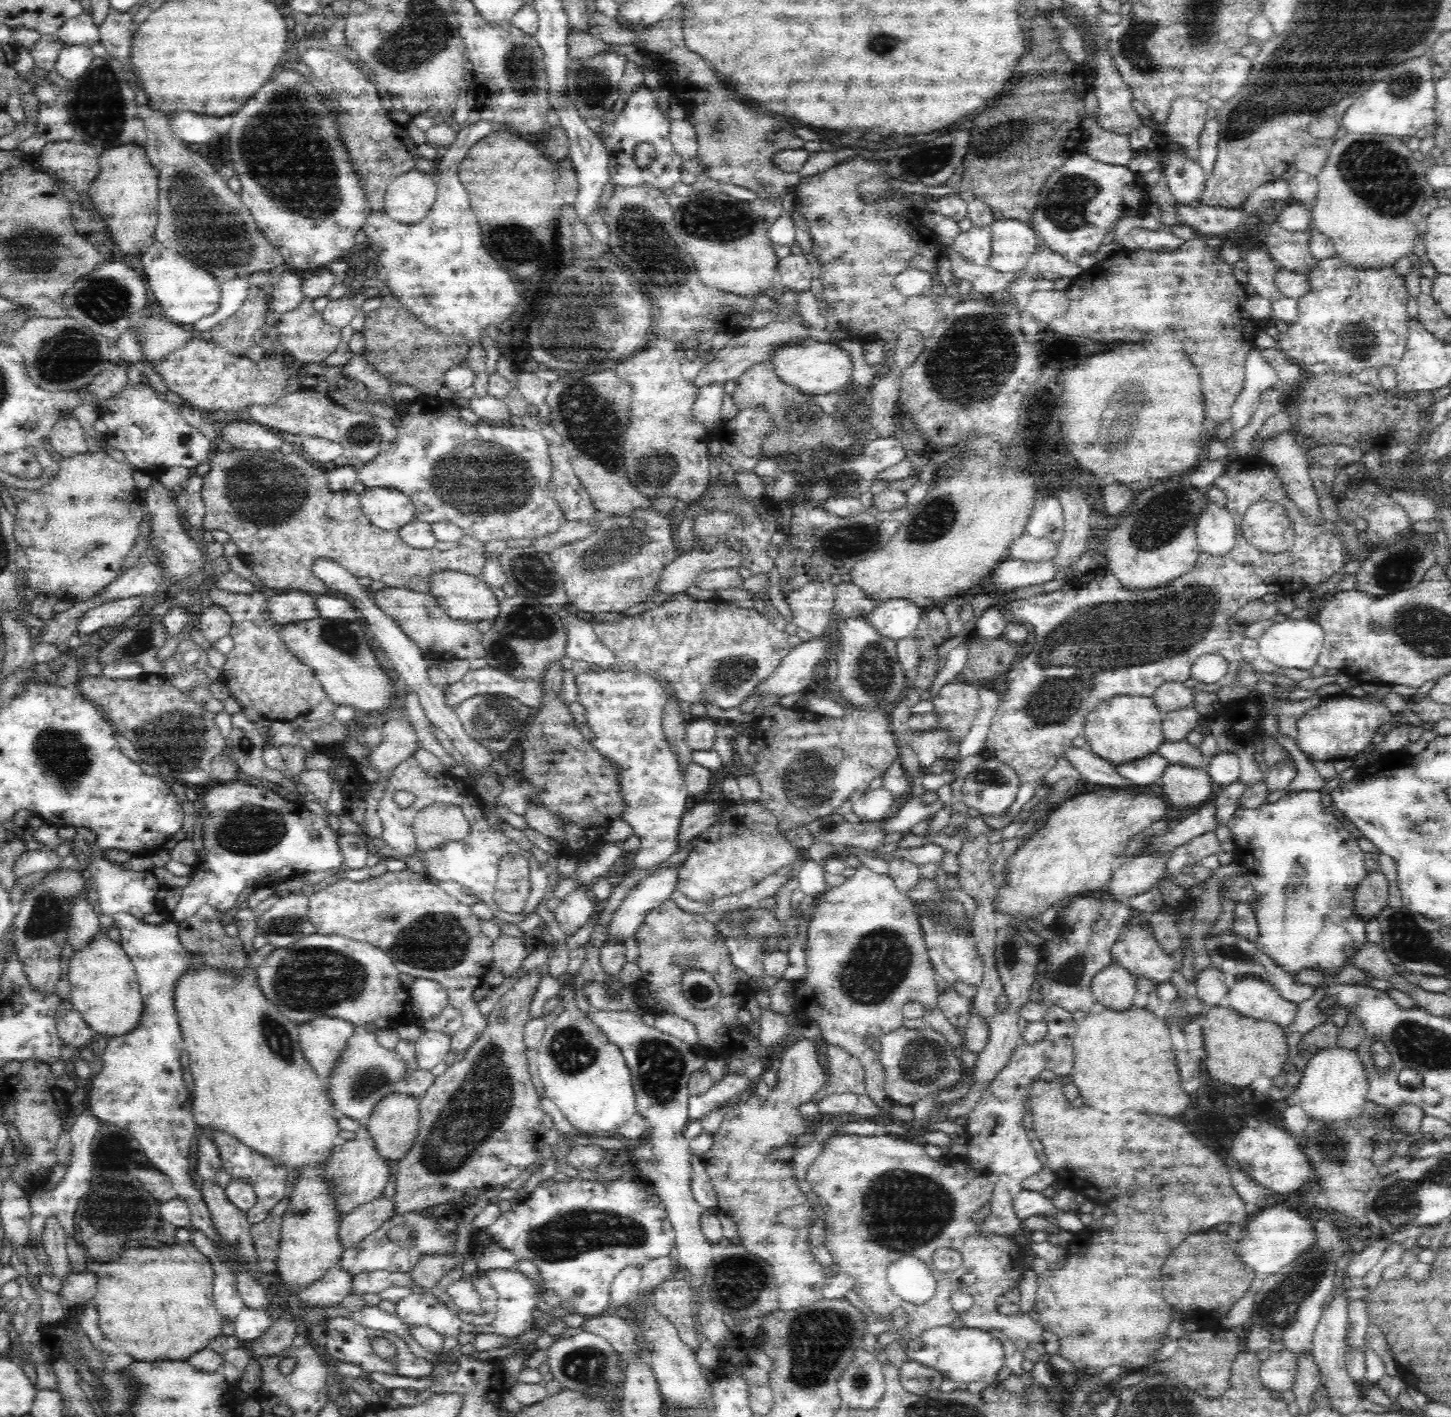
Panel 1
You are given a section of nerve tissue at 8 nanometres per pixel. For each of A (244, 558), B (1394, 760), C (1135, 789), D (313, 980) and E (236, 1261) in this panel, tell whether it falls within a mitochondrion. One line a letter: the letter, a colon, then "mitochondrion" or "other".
A: other
B: other
C: other
D: mitochondrion
E: other

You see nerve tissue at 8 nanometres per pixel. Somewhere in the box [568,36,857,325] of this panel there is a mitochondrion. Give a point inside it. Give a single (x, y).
(647, 241)

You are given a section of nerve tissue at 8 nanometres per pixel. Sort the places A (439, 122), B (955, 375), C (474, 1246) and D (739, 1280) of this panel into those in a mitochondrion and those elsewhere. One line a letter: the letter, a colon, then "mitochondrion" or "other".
A: other
B: mitochondrion
C: other
D: mitochondrion

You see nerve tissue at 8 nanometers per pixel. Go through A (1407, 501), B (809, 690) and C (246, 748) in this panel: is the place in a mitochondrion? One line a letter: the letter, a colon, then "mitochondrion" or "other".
A: other
B: other
C: mitochondrion

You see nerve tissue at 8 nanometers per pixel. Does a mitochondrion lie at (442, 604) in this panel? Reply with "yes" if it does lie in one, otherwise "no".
no

